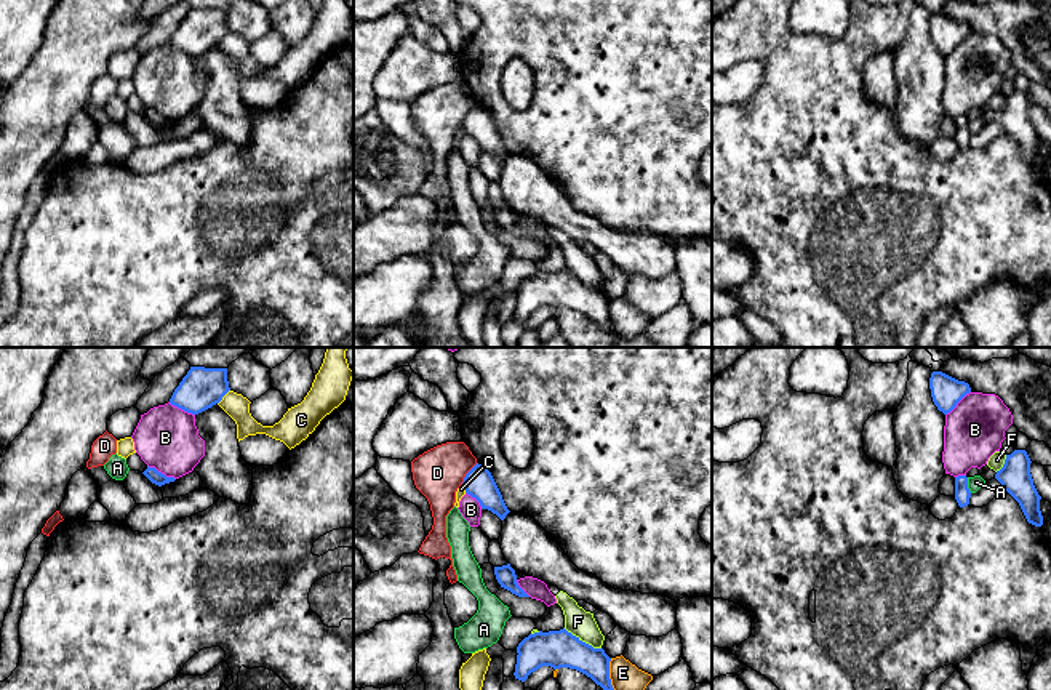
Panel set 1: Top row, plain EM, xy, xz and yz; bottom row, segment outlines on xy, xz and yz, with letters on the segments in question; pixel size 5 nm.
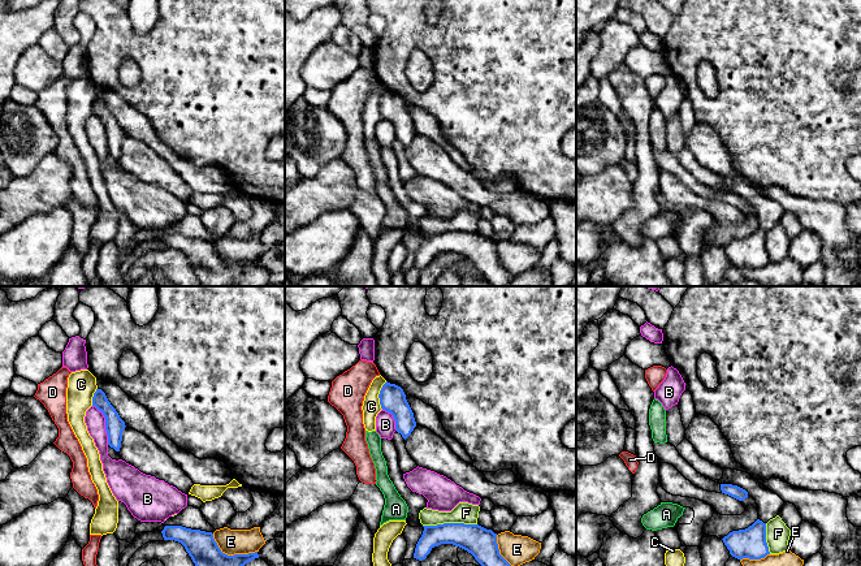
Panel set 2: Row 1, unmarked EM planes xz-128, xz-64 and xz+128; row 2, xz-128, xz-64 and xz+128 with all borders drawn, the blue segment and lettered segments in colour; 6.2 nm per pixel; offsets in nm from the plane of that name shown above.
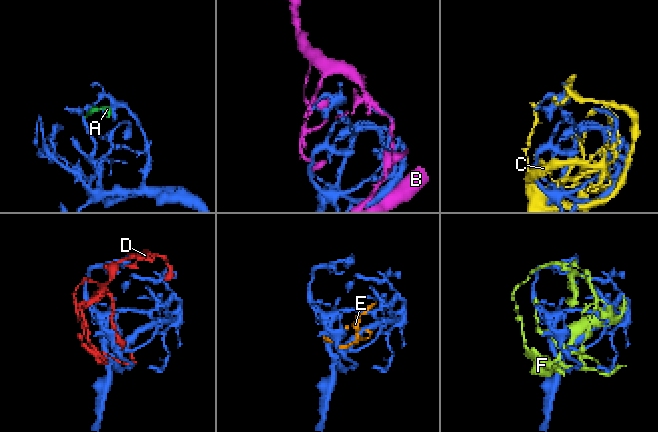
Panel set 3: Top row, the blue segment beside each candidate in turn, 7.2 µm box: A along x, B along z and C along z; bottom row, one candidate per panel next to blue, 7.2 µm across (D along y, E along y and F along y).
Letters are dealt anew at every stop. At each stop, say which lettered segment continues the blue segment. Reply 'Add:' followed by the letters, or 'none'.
Add: none

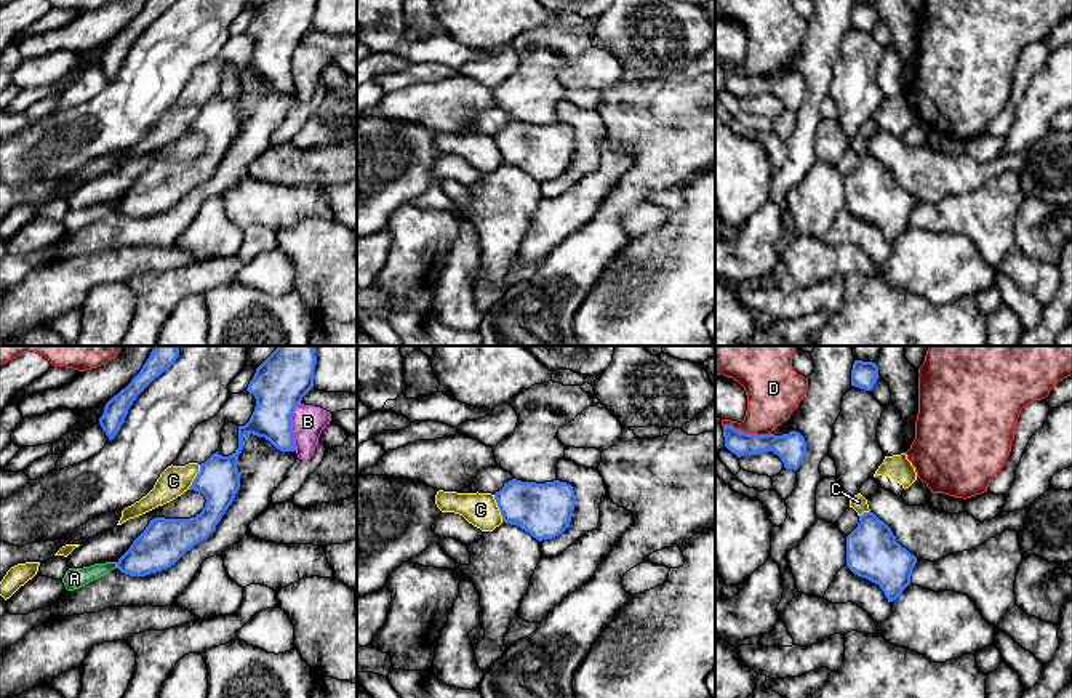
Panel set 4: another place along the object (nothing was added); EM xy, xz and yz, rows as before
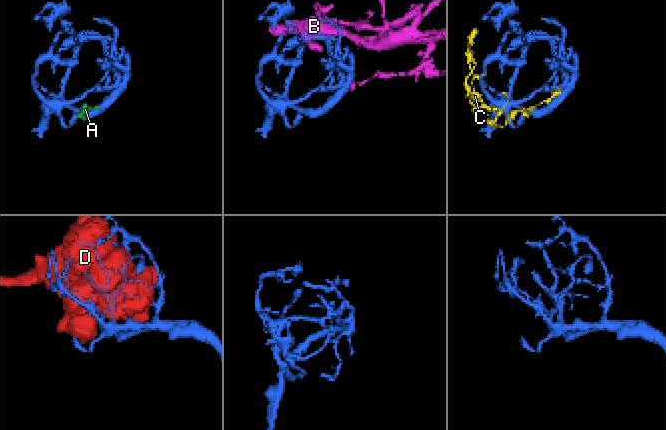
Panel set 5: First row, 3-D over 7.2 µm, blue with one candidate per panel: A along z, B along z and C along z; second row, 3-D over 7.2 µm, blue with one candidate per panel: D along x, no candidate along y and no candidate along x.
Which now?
Add: none

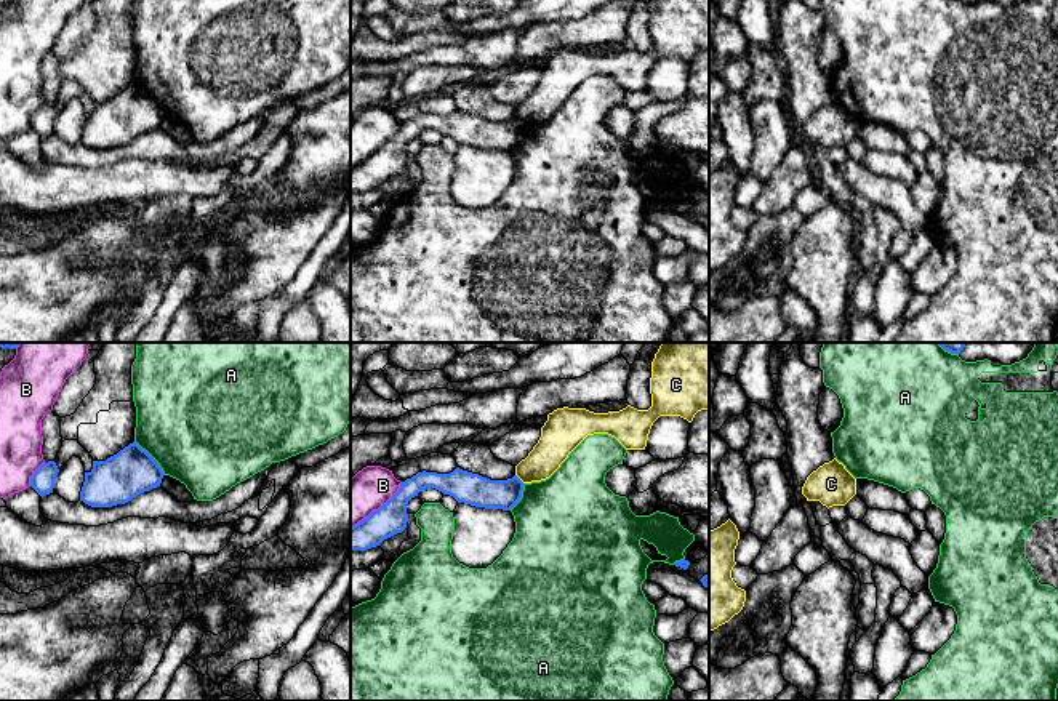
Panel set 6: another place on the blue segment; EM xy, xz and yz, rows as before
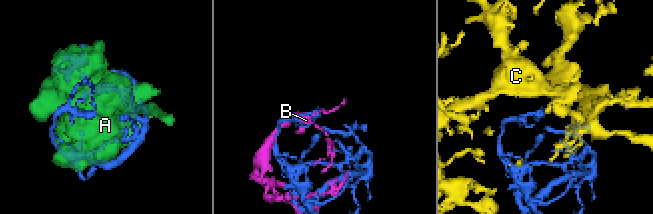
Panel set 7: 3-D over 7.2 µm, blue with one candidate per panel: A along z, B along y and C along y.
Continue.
Add: none

